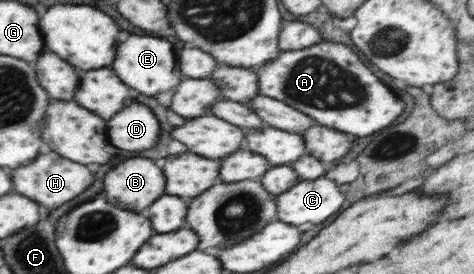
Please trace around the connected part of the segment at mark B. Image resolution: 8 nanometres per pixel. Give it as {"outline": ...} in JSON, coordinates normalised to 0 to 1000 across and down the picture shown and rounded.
{"outline":[[[276,577],[226,628],[222,708],[234,745],[297,777],[348,708],[348,642],[323,584]]]}

